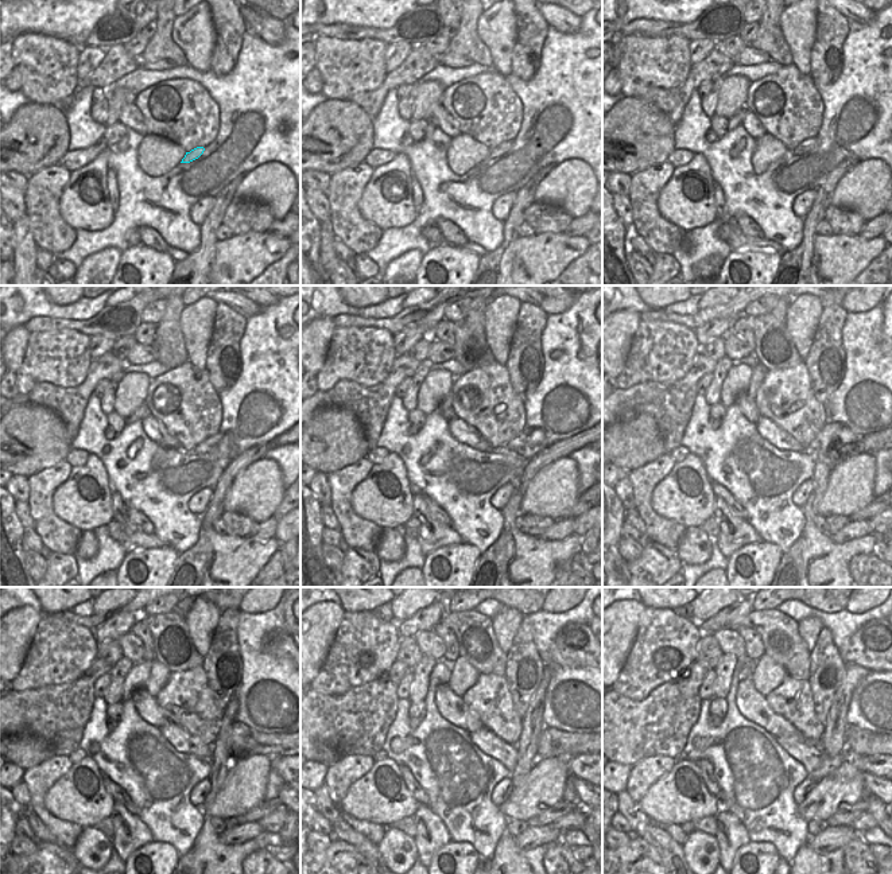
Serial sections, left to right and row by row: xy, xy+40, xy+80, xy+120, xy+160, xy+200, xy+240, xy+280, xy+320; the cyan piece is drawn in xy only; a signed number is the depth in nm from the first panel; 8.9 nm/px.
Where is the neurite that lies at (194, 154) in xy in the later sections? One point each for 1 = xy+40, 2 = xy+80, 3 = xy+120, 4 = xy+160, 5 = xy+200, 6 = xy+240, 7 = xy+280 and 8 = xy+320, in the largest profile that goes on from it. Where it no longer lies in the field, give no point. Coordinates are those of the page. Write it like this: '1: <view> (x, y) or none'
1: xy+40 (500, 150)
2: xy+80 (806, 146)
3: xy+120 (212, 442)
4: xy+160 (515, 445)
5: xy+200 (836, 441)
6: xy+240 (243, 745)
7: xy+280 (546, 748)
8: xy+320 (860, 748)

